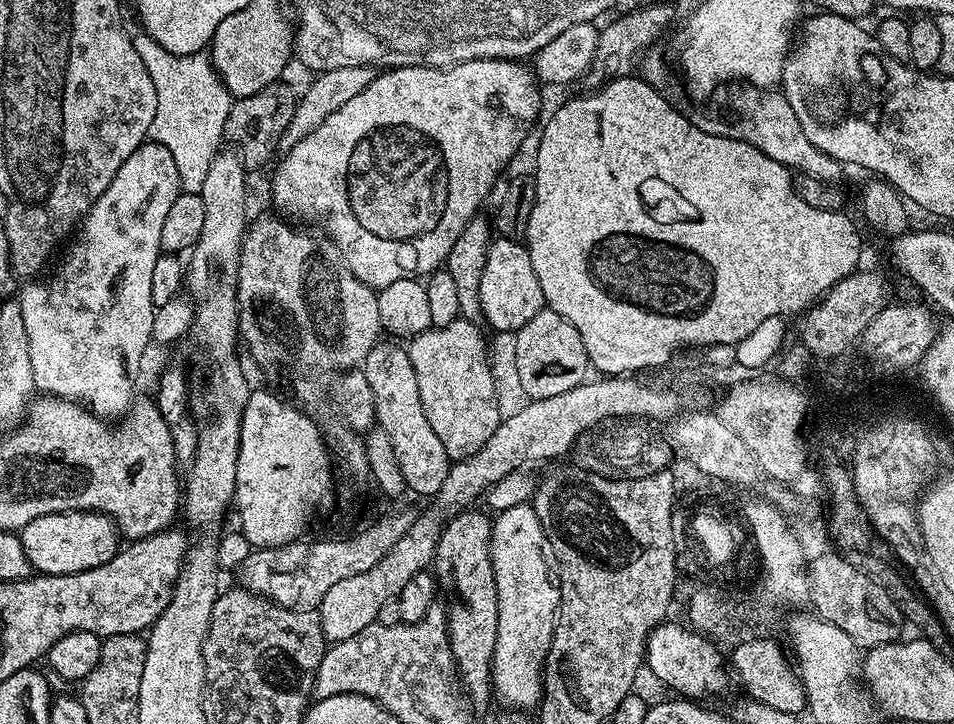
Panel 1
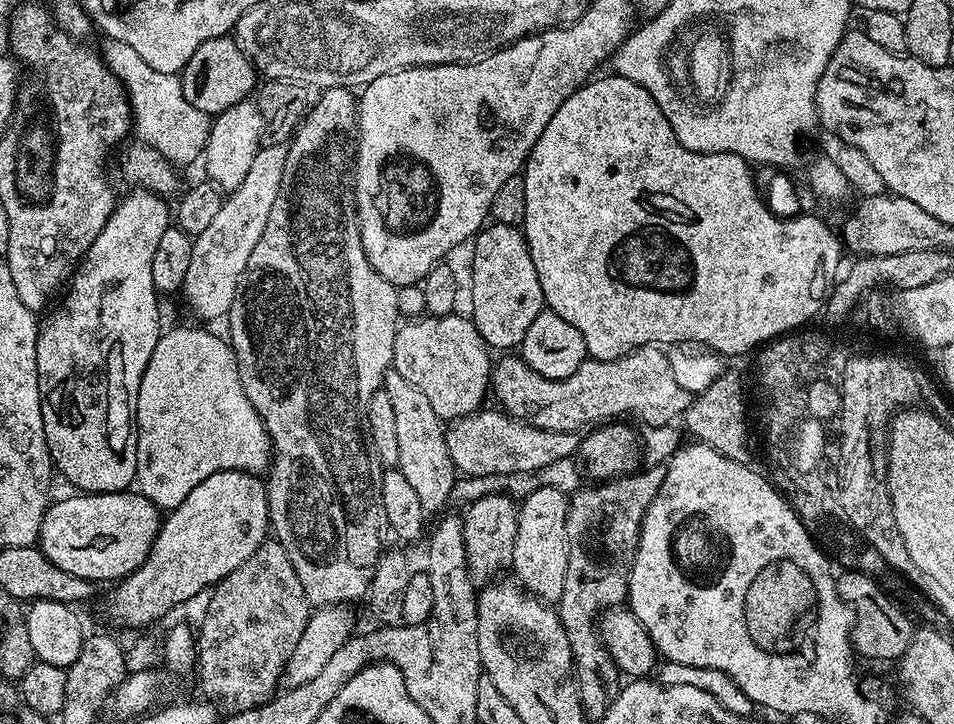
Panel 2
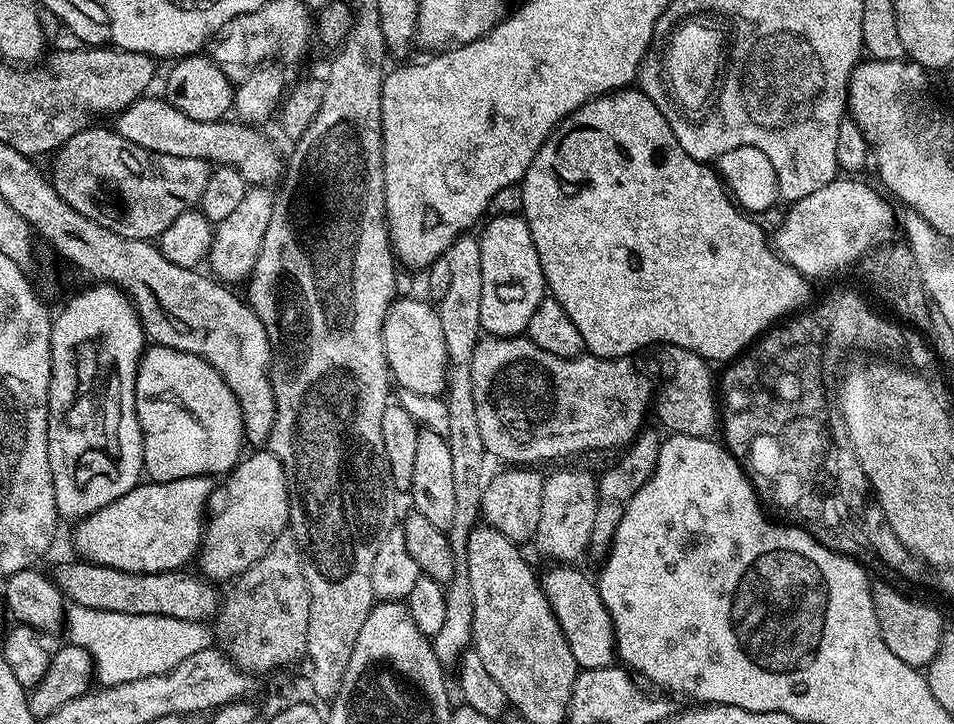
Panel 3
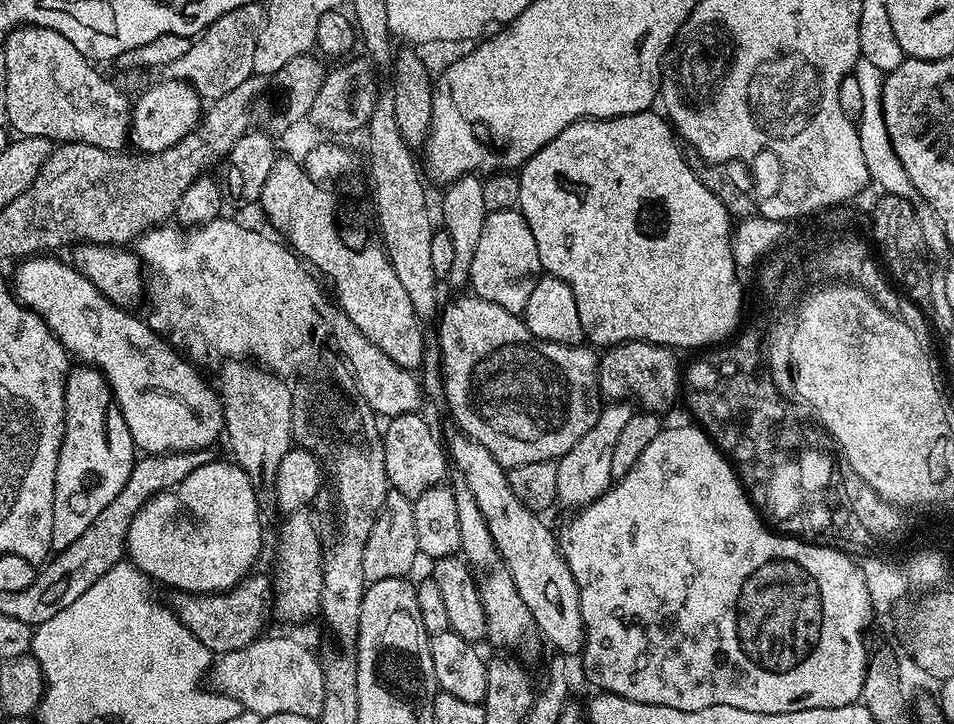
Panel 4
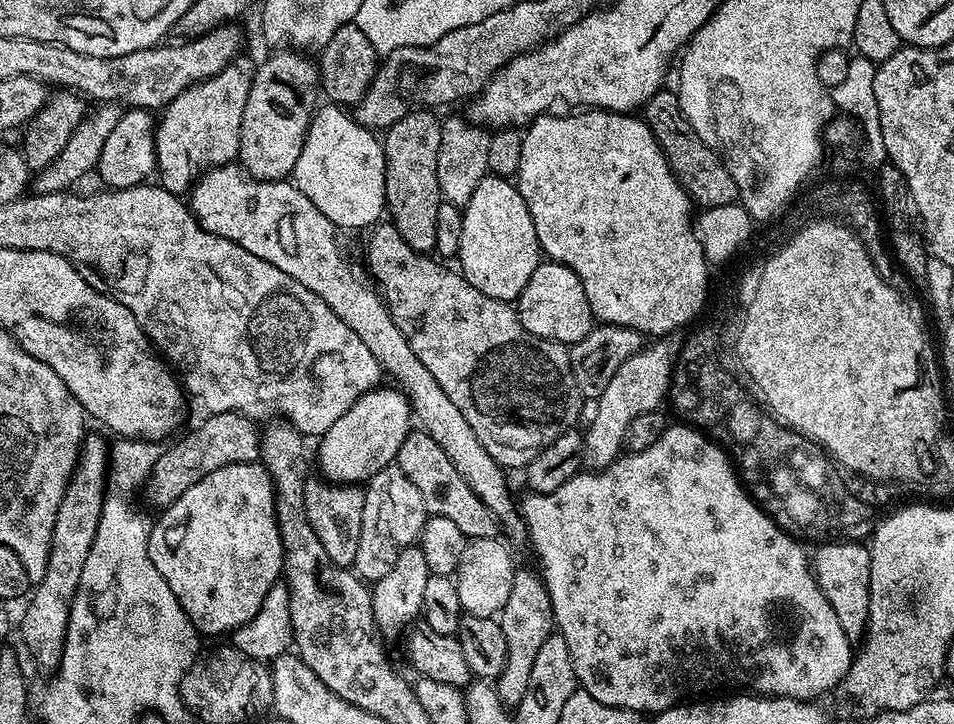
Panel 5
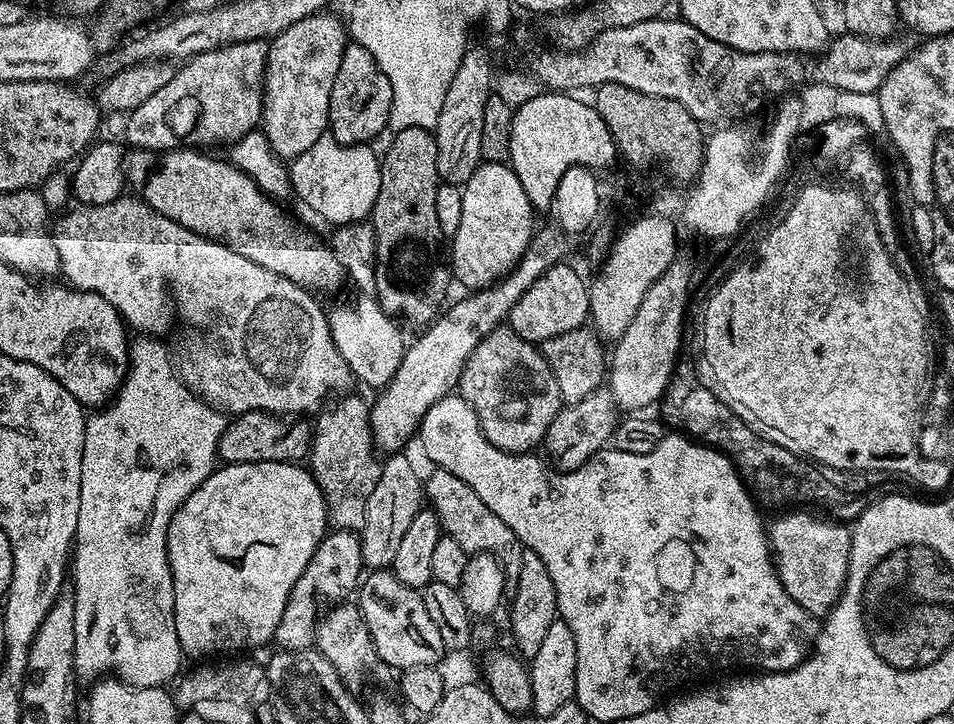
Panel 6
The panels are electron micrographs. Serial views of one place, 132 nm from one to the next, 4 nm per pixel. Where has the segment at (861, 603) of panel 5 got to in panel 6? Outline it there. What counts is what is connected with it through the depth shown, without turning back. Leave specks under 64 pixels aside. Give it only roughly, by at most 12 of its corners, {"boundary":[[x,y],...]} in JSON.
{"boundary":[[788,510],[767,529],[786,594],[814,617],[848,581],[849,525]]}

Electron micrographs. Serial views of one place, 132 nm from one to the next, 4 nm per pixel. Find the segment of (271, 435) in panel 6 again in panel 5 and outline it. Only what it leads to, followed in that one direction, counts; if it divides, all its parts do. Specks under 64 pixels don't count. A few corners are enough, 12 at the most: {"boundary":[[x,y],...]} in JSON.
{"boundary":[[214,412],[173,448],[146,485],[163,510],[227,464],[260,460],[257,421]]}

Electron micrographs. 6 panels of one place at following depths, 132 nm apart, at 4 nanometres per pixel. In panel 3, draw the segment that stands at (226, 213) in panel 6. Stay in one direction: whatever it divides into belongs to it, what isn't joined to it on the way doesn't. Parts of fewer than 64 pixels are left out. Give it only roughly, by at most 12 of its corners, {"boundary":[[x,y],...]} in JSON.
{"boundary":[[552,566],[542,583],[577,669],[609,667],[616,635],[597,581]]}

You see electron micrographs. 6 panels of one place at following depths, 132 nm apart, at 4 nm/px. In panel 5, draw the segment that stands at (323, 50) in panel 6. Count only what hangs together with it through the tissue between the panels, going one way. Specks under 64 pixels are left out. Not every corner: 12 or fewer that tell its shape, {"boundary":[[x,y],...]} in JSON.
{"boundary":[[276,50],[257,63],[239,163],[291,177],[318,107],[317,61]]}

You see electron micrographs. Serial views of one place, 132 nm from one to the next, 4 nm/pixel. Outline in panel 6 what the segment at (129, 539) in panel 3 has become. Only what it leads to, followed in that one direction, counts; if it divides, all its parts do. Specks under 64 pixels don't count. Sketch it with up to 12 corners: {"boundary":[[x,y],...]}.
{"boundary":[[224,464],[172,516],[185,657],[275,637],[329,528],[307,467]]}

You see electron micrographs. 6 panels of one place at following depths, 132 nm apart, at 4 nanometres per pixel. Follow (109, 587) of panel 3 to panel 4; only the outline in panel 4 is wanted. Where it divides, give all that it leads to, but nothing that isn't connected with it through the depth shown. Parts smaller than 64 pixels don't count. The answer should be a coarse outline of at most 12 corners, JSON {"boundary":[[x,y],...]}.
{"boundary":[[270,580],[176,592],[170,607],[214,654],[242,650],[270,620]]}

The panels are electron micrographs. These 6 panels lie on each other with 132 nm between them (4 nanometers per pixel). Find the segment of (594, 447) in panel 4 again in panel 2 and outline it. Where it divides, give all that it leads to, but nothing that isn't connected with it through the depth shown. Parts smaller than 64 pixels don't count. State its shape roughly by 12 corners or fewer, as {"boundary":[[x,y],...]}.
{"boundary":[[537,486],[519,501],[510,565],[533,596],[566,586],[569,497]]}

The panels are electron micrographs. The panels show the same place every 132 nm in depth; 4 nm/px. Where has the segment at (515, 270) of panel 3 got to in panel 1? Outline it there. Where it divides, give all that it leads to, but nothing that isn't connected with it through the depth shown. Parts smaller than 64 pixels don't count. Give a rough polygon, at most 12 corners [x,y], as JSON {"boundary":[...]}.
{"boundary":[[493,239],[480,310],[515,334],[544,307],[527,247]]}

